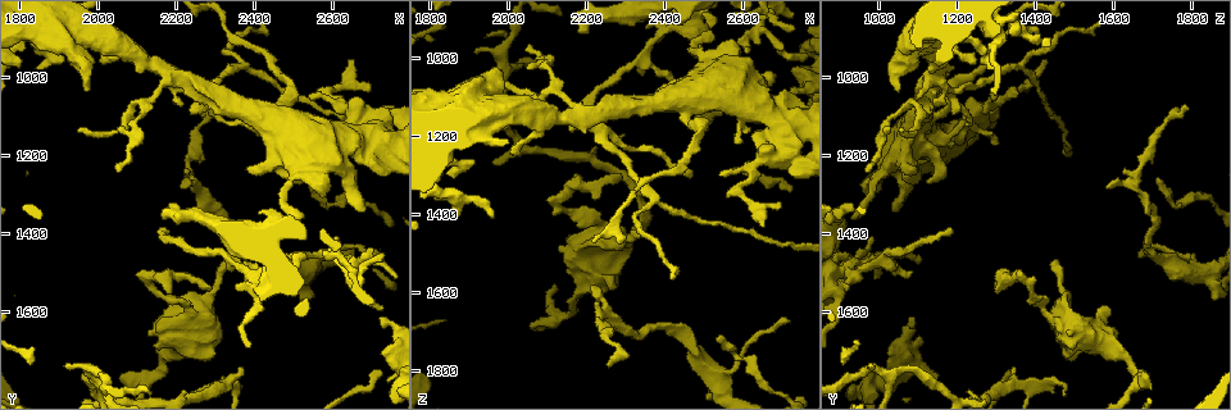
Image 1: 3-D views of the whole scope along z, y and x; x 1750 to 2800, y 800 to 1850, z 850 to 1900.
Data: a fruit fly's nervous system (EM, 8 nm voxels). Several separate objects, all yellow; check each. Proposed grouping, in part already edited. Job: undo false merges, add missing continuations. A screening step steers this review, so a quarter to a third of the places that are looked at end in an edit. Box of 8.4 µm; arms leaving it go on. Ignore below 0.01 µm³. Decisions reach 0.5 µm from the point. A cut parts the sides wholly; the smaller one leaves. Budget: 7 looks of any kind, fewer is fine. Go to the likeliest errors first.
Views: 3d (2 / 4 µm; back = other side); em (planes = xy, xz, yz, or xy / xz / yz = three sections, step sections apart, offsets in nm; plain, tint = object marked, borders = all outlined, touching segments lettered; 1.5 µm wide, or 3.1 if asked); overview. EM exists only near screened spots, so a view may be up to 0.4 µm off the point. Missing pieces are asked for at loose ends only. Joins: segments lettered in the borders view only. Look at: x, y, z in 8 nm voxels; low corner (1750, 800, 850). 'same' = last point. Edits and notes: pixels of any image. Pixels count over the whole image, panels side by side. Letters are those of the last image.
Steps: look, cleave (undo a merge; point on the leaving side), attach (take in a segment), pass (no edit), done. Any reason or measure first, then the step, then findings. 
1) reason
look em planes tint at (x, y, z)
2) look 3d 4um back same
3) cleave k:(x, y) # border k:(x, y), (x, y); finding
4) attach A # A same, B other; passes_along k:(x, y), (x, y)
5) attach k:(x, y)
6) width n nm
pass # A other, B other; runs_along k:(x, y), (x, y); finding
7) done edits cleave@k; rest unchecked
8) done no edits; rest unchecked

branch stops here
look em yz step 4 tint at (2285, 1540, 1310)

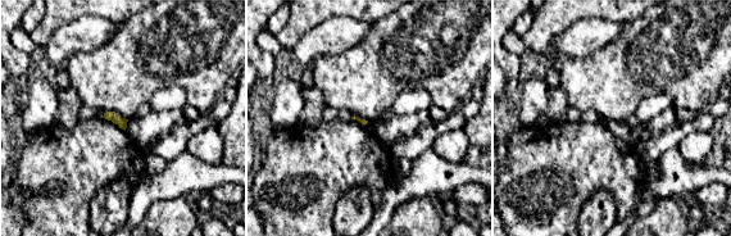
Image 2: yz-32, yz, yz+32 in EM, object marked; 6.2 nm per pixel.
look em planes borders same

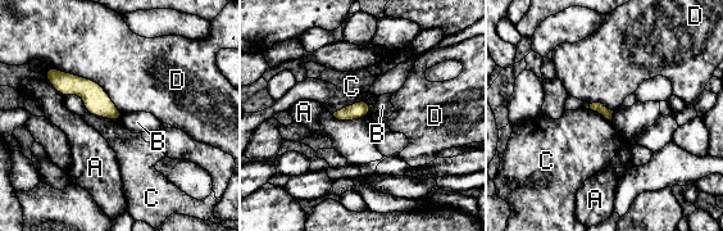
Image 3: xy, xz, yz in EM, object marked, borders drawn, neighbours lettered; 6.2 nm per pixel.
longest_contact D 550 nm
pass # A other, B other, C other, D other; border 3:(49, 66), (92, 78), (122, 113); none of them fits

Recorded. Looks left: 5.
look 3d 4um at (2580, 1300, 975)

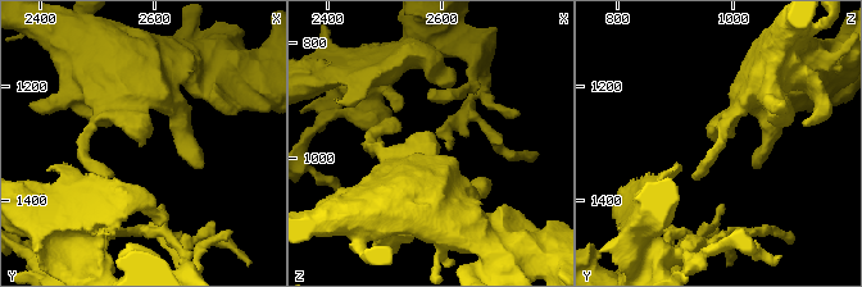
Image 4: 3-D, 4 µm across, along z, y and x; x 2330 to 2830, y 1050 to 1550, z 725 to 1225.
look em planes tint at (2580, 1300, 970)

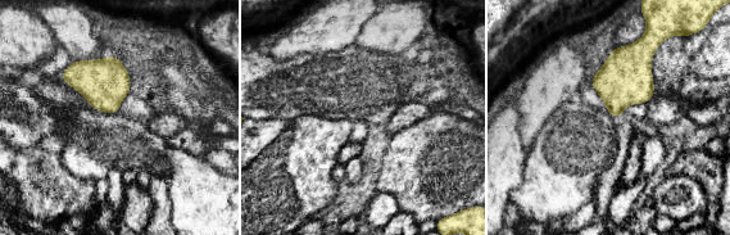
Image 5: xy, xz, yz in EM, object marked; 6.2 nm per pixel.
see the neighbours
look em planes borders same

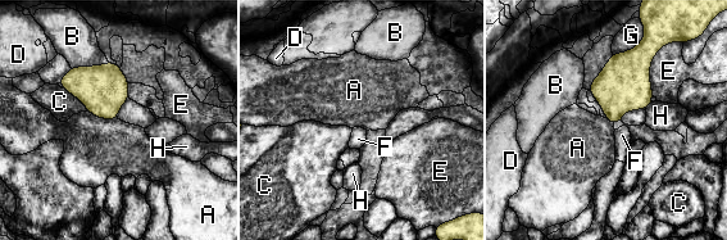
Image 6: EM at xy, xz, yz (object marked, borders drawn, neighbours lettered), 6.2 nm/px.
width 220 nm
pass # A other, B other, C other, D other, E other, F other, G other, H other; border 6:(87, 112), (107, 120), (117, 118); no lettered segment goes on from it

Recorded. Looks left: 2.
free end
look em planes borders at (2255, 1070, 1790)

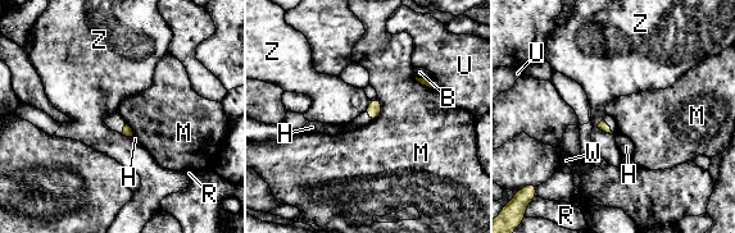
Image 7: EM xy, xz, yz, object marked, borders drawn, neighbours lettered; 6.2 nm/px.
pass # B other, H other, M other, R other, U other, W other, Z other; border 7:(377, 96), (381, 113), (370, 123); no lettered segment goes on from it

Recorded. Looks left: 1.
done no edits; rest unchecked

